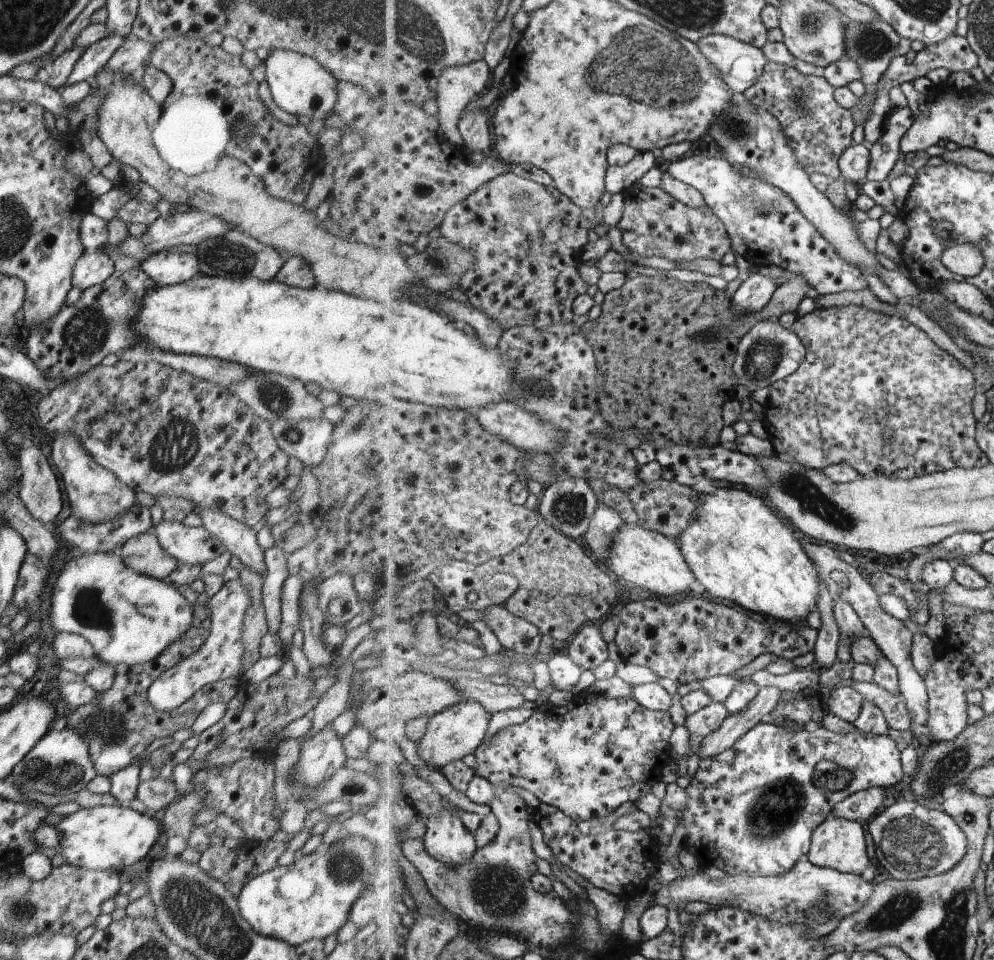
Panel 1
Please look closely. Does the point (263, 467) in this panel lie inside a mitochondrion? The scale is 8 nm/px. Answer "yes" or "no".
no

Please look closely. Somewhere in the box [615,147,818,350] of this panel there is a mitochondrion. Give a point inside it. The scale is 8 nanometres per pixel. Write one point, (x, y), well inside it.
(763, 210)

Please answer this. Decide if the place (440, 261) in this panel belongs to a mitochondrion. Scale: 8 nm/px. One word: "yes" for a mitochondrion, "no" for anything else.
yes

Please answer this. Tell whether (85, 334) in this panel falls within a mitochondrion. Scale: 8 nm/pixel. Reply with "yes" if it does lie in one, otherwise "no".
yes

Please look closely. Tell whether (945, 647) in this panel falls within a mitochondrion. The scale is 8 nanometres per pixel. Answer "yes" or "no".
no

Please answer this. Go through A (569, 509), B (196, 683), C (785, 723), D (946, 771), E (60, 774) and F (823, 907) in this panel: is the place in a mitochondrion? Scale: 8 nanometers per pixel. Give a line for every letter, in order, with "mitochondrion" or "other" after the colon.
A: mitochondrion
B: other
C: other
D: mitochondrion
E: mitochondrion
F: mitochondrion

